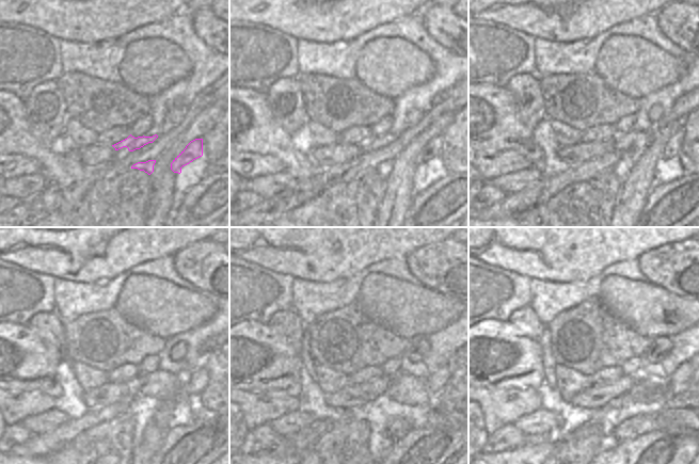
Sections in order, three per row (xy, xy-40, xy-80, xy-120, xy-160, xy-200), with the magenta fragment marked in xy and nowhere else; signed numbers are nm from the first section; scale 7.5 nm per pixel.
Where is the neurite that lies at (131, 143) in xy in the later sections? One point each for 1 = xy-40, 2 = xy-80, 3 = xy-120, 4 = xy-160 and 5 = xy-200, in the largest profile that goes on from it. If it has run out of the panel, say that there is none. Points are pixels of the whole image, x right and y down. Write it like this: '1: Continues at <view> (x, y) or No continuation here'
1: Continues at xy-40 (377, 142)
2: Continues at xy-80 (630, 145)
3: Continues at xy-120 (159, 386)
4: Continues at xy-160 (406, 394)
5: Continues at xy-200 (678, 382)

